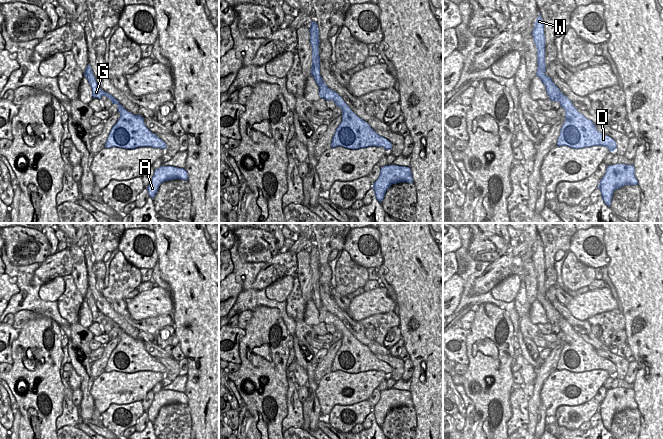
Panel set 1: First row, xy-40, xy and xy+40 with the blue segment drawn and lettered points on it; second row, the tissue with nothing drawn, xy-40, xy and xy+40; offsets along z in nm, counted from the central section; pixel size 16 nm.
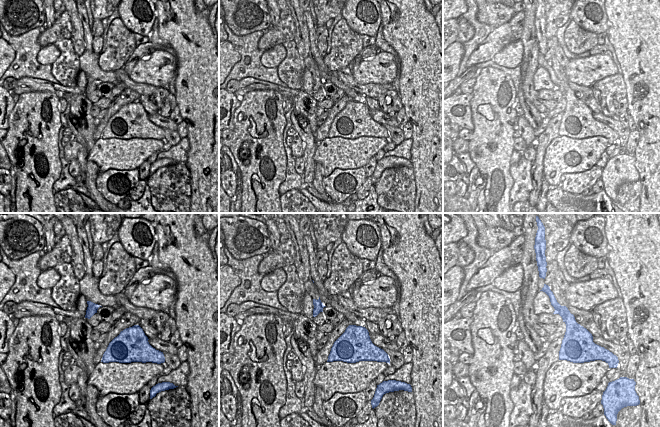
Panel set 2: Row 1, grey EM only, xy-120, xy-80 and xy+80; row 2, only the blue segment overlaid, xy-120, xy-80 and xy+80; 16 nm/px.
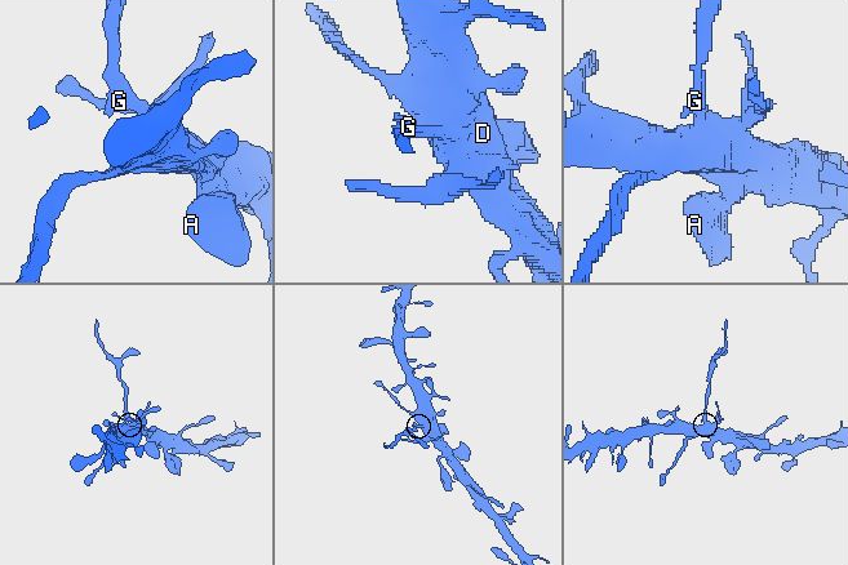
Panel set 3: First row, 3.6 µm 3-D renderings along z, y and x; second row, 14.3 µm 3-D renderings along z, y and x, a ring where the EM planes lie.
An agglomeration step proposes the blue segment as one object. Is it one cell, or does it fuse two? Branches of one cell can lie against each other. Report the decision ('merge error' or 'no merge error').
merge error

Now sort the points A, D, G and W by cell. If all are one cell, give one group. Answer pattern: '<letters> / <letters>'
A D G / W

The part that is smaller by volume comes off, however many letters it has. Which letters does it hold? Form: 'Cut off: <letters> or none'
Cut off: W

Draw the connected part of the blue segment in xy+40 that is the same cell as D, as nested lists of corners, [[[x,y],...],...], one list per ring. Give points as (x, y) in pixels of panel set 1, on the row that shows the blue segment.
[[[539,60],[537,63],[536,76],[545,85],[549,99],[559,102],[561,107],[565,109],[565,121],[557,139],[557,146],[568,146],[574,149],[604,146],[610,152],[614,152],[617,148],[615,140],[599,132],[591,120],[579,113],[567,96],[553,83],[552,79],[545,75],[546,70],[539,67]]]

